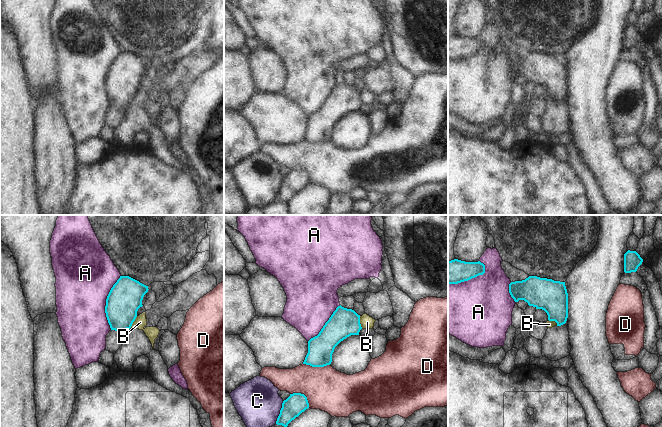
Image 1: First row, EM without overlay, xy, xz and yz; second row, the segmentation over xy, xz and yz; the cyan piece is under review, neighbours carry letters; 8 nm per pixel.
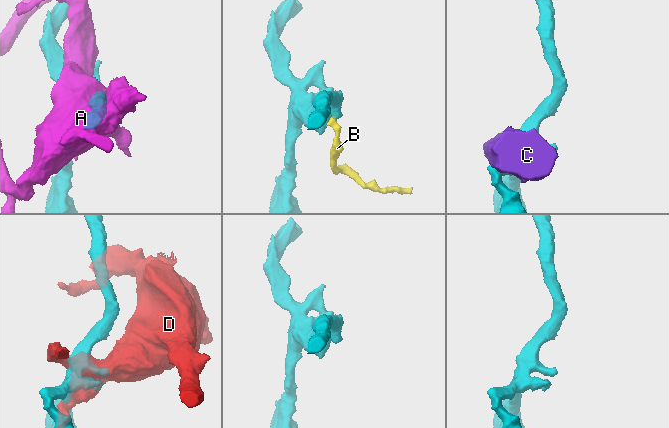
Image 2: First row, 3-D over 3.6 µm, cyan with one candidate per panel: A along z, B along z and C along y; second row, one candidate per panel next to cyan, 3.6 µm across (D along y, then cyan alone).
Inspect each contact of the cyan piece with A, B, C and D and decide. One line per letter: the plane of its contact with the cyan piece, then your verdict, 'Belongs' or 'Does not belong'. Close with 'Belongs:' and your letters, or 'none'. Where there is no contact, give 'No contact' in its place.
A: Touches cyan in xy. Does not belong
B: Touches cyan in xz. Does not belong
C: Touches cyan in xz. Does not belong
D: Touches cyan in xz. Does not belong
Belongs: none.

